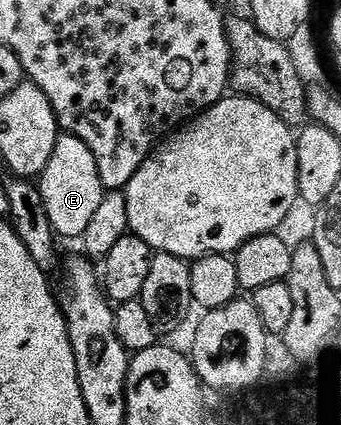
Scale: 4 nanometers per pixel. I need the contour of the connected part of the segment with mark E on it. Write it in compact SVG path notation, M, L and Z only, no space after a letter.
M57 136L54 155L50 163L46 163L46 171L40 174L38 184L46 203L46 215L50 215L52 230L61 238L83 238L86 226L90 224L90 218L101 205L106 192L90 147L86 147L86 143L77 137Z

